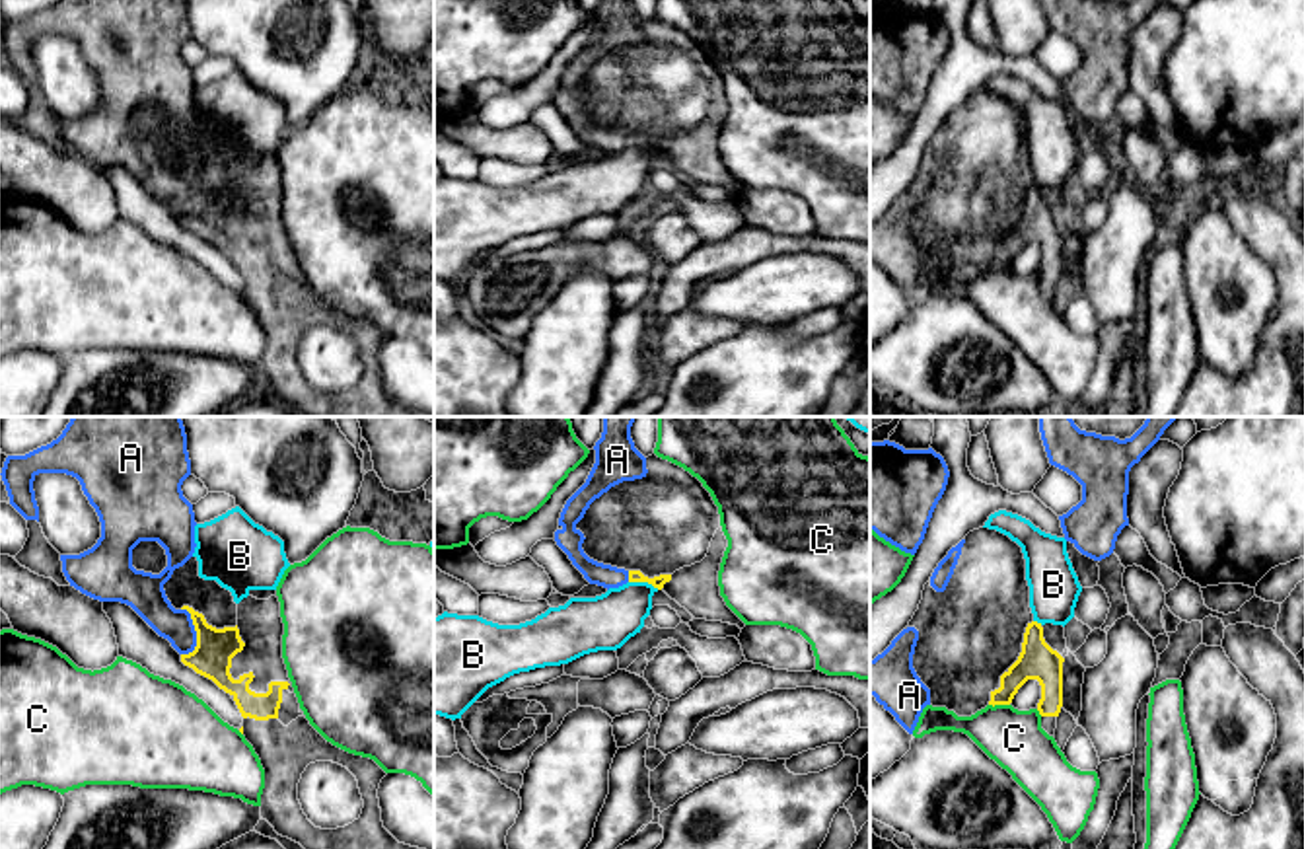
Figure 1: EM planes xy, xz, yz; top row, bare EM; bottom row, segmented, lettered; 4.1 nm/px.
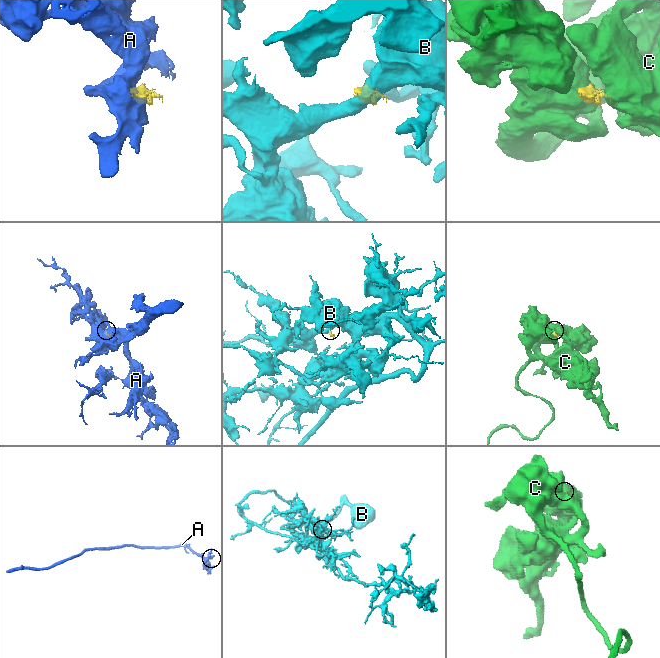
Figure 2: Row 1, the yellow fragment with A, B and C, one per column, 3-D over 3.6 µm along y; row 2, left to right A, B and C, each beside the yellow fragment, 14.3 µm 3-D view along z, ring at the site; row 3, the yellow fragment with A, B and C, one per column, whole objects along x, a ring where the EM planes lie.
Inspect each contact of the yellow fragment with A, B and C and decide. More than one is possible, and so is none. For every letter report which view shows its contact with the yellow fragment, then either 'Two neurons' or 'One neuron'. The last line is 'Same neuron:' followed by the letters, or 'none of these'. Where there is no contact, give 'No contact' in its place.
A: Touches yellow in xy. One neuron
B: Touches yellow in xz. Two neurons
C: Touches yellow in yz. Two neurons
Same neuron: A

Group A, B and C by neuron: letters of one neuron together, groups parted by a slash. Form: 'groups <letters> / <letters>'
groups A / B / C

